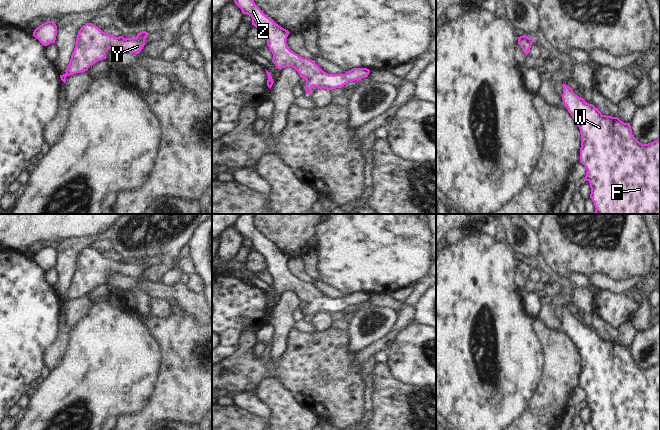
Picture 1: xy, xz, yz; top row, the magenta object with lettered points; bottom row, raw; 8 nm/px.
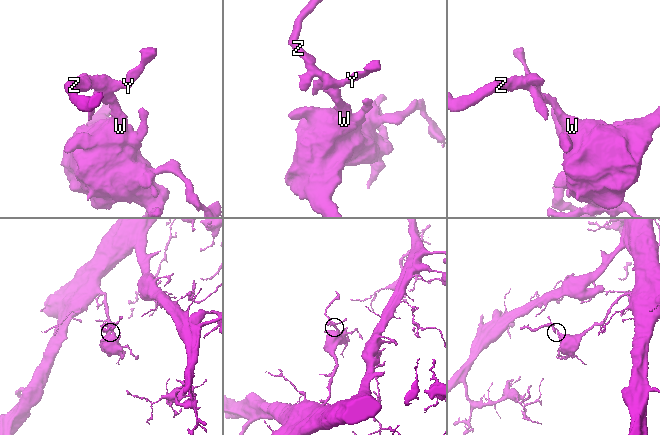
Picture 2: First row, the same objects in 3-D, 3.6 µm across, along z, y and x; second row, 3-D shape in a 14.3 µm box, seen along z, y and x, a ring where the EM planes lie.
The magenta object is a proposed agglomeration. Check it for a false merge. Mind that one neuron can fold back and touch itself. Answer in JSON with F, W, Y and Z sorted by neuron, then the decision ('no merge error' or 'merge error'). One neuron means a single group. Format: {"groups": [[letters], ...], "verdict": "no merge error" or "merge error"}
{"groups": [["F", "W", "Y", "Z"]], "verdict": "no merge error"}

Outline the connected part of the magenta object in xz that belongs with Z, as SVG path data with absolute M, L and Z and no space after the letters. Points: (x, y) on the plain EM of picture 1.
M240 214L235 222L235 228L241 233L243 238L252 242L252 249L261 253L265 257L267 269L273 278L272 286L278 293L292 291L306 303L305 315L312 317L312 311L318 313L342 312L352 305L359 305L368 301L370 294L367 292L353 292L345 298L328 298L324 296L314 284L303 282L291 275L286 267L289 255L276 248L267 241L253 224L254 214Z

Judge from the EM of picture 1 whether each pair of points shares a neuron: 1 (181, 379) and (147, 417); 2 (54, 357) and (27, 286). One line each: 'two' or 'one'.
1: one
2: two

